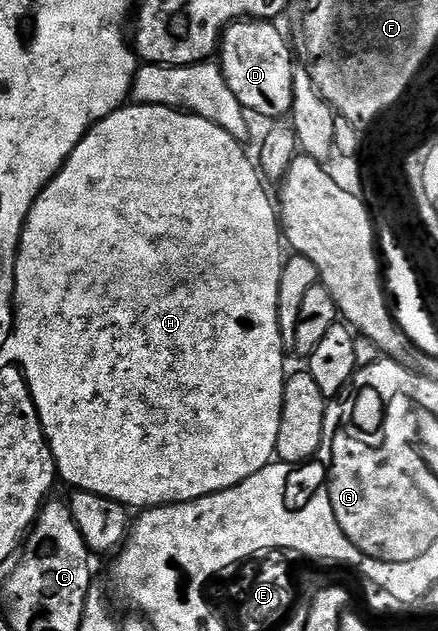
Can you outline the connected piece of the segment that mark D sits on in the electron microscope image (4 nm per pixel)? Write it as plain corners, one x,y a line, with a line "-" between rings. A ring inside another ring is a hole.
237,20
236,23
228,25
222,33
222,43
218,48
218,63
220,70
223,72
226,82
230,86
230,90
234,90
234,98
238,98
238,102
245,108
245,110
251,110
257,112
260,116
276,116
272,118
284,118
292,111
292,99
294,98
294,78
297,74
297,69
292,68
292,52
288,49
288,40
282,33
276,29
275,23
266,20

